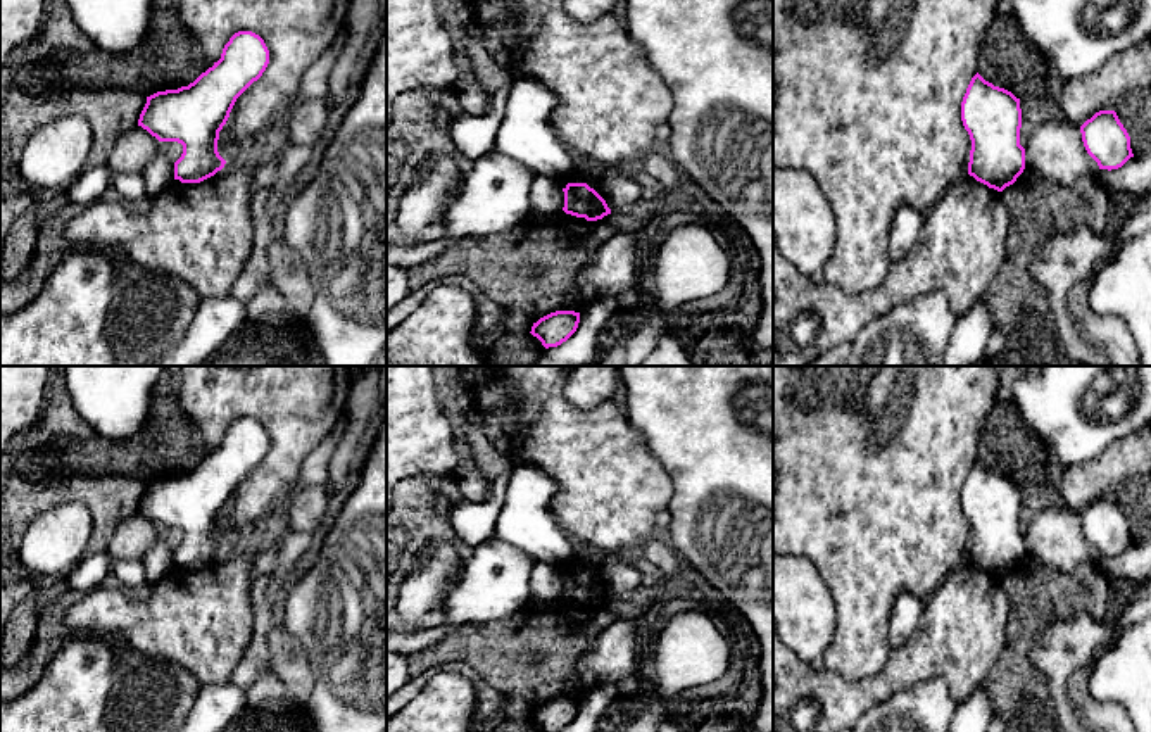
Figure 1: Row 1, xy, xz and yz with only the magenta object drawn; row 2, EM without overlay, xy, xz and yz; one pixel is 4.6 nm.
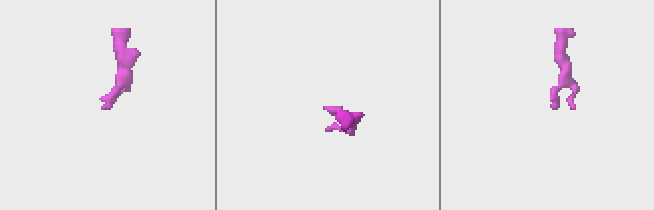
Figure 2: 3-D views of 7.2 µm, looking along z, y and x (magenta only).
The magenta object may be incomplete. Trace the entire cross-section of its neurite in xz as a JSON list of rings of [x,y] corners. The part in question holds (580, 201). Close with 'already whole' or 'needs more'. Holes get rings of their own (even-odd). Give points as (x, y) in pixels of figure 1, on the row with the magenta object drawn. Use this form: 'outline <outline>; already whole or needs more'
outline [[[568,183],[564,188],[566,214],[585,218],[587,221],[597,221],[611,214],[606,200],[587,183]]]; already whole

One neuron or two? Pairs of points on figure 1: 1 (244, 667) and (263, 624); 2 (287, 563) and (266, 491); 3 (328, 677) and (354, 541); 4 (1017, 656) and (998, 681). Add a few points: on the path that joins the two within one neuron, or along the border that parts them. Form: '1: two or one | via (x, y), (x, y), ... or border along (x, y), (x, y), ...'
1: one | via (254, 656), (259, 634)
2: two | border along (290, 529), (309, 534)
3: one | via (354, 643), (354, 575)
4: one | via (1013, 662), (1003, 675)

